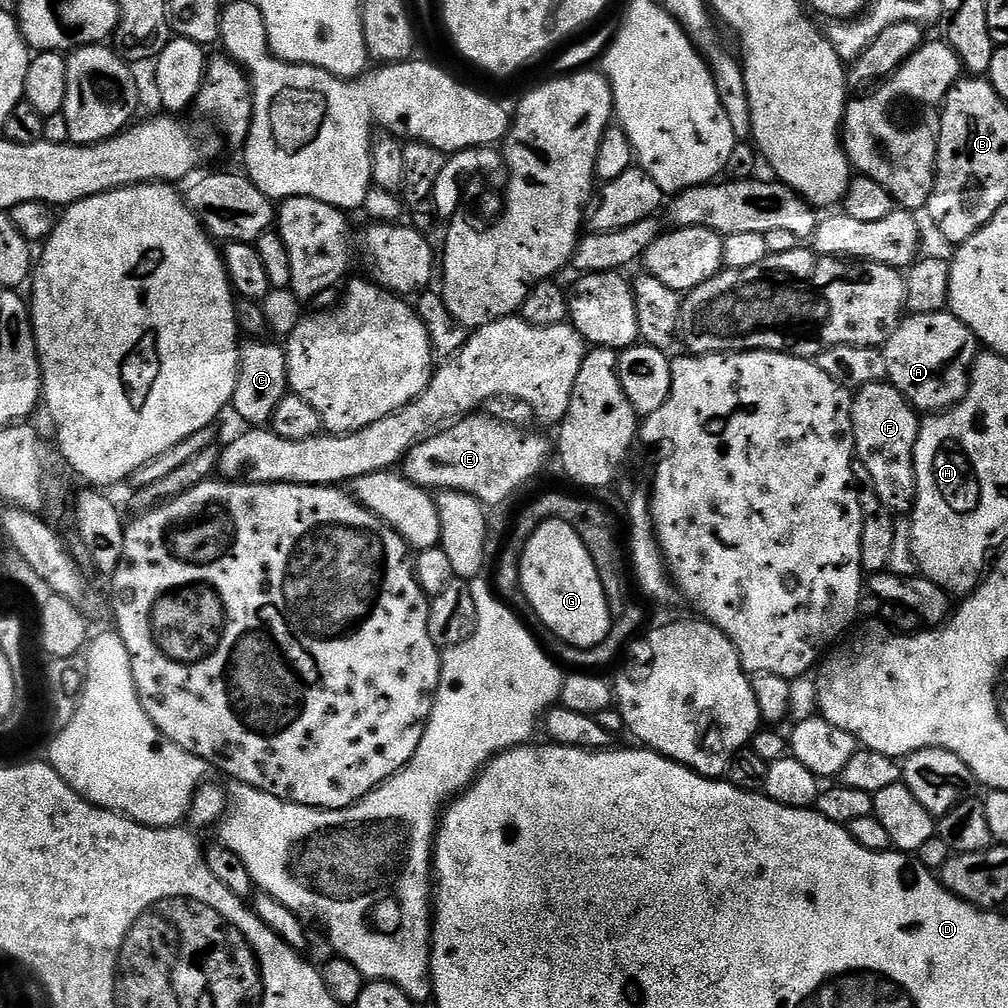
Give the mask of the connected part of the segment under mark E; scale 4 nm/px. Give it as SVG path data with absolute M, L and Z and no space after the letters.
M473 414L463 417L428 437L418 446L409 450L402 461L402 475L419 488L443 490L445 492L465 492L485 506L504 504L523 484L528 484L548 464L548 455L554 448L544 436L536 432L523 432L504 420L495 420L492 416Z

